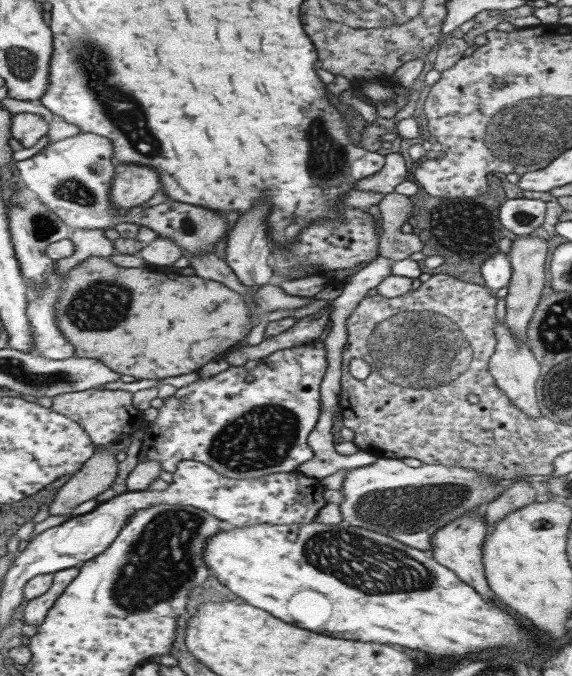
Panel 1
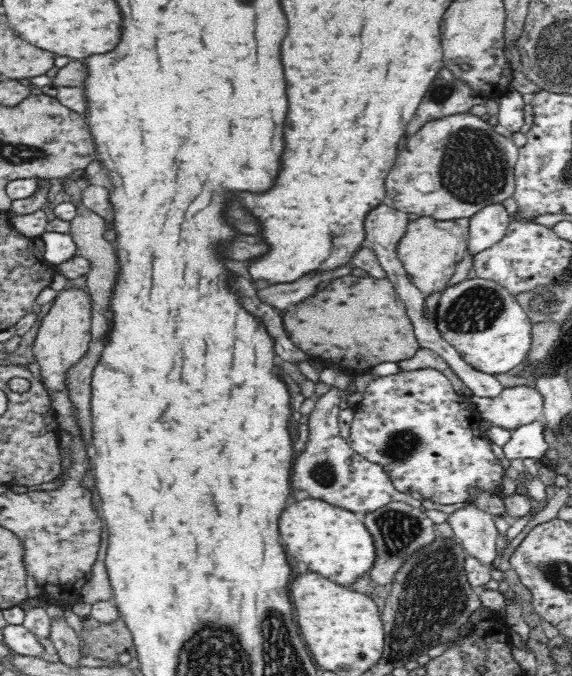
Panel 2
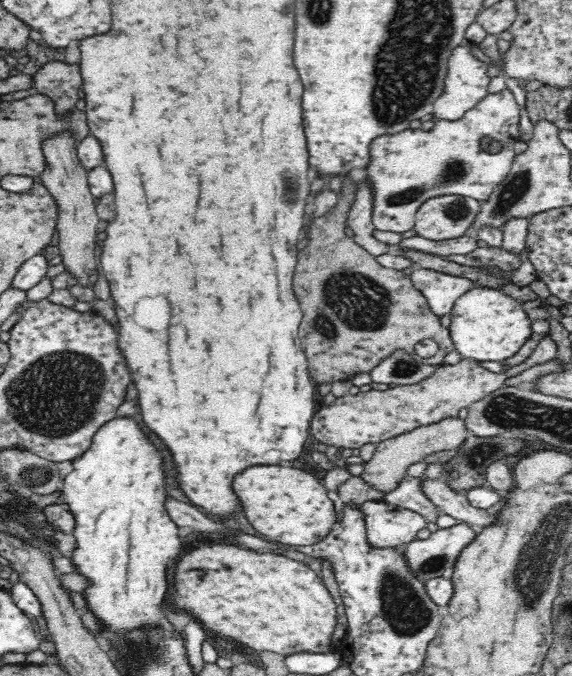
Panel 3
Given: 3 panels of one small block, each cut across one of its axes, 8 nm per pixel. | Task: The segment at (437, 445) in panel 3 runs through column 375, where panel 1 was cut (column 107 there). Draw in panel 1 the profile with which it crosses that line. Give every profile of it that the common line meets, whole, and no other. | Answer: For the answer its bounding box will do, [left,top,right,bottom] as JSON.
[50,445,118,516]

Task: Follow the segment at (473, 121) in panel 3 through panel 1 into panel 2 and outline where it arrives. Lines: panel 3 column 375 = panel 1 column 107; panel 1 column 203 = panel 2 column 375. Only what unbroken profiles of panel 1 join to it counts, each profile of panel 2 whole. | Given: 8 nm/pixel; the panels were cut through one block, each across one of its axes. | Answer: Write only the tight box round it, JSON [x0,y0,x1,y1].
[364,203,504,398]

